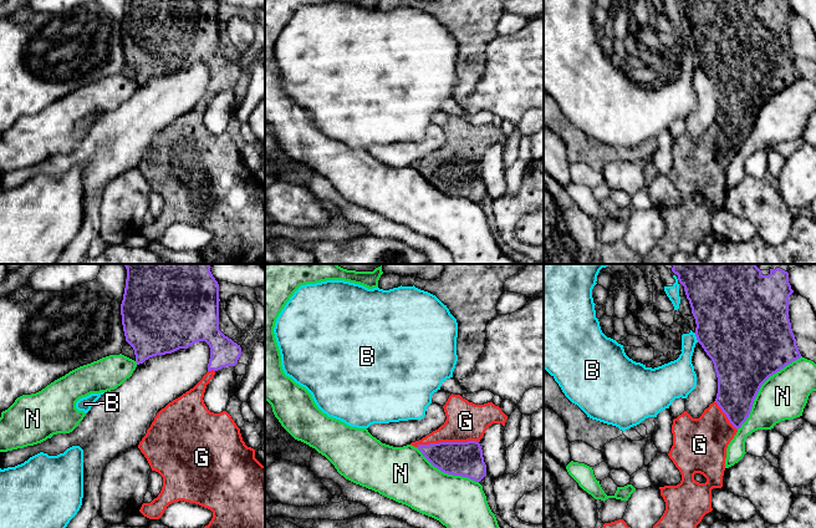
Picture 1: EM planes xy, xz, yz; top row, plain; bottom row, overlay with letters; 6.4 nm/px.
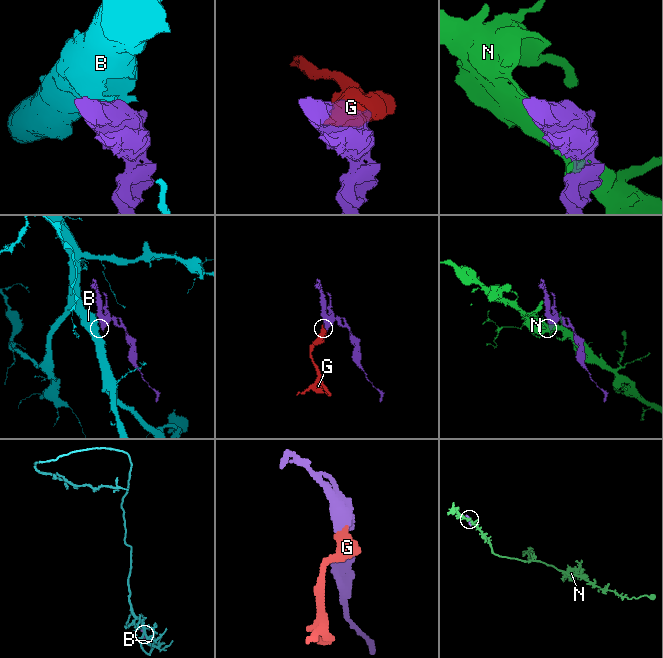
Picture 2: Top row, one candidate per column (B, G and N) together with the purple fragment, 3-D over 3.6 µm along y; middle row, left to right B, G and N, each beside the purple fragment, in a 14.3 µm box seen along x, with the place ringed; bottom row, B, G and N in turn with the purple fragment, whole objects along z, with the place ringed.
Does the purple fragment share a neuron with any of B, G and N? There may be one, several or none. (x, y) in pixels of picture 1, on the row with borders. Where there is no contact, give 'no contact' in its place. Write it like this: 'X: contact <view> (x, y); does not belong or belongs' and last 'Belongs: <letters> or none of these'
B: contact yz (697, 338); does not belong
G: contact xz (447, 442); belongs
N: contact yz (760, 386); does not belong
Belongs: G

